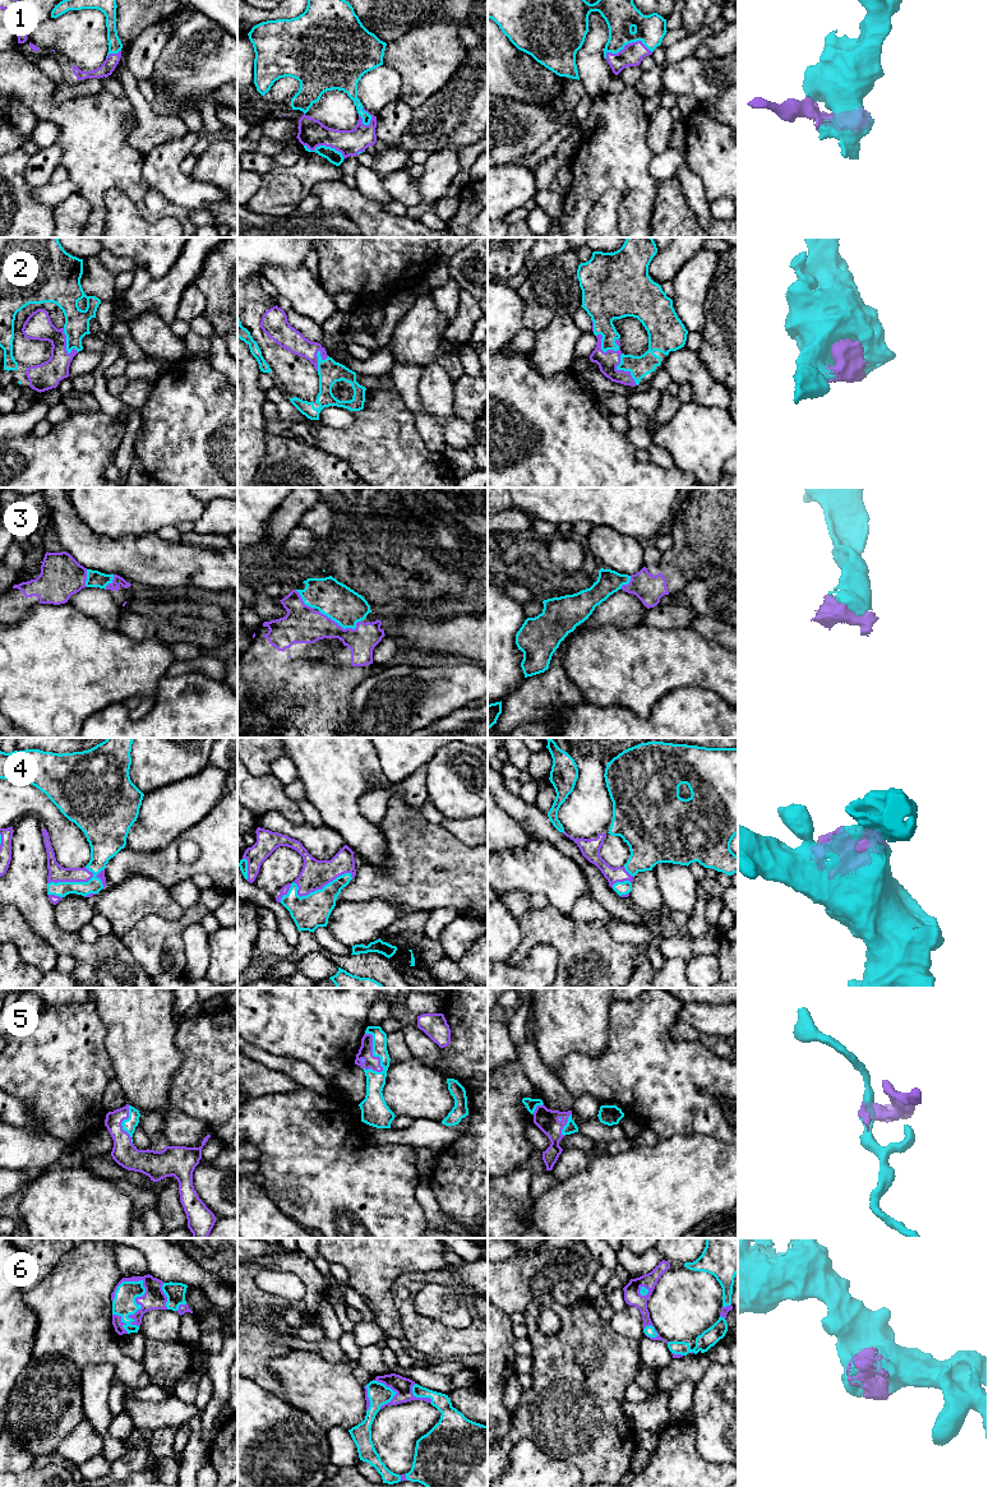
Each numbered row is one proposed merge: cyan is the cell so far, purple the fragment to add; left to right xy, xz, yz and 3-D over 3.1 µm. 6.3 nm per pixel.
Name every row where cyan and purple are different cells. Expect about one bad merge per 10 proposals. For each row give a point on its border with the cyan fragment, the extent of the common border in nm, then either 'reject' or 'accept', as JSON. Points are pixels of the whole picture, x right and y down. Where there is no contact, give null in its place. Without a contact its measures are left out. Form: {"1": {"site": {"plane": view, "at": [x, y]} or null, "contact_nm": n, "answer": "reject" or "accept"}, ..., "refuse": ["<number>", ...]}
{"1": {"site": {"plane": "yz", "at": [627, 44]}, "contact_nm": 300, "answer": "accept"}, "2": {"site": {"plane": "yz", "at": [601, 349]}, "contact_nm": 180, "answer": "accept"}, "3": {"site": {"plane": "xz", "at": [341, 626]}, "contact_nm": 280, "answer": "accept"}, "4": {"site": {"plane": "xz", "at": [310, 892]}, "contact_nm": 500, "answer": "accept"}, "5": {"site": {"plane": "xz", "at": [373, 1052]}, "contact_nm": 280, "answer": "accept"}, "6": {"site": {"plane": "xy", "at": [138, 1296]}, "contact_nm": 320, "answer": "accept"}, "refuse": []}

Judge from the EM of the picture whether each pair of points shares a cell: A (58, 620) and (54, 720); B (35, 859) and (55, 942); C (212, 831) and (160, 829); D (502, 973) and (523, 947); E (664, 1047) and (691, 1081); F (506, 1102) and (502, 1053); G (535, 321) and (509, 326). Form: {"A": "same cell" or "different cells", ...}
{"A": "same cell", "B": "same cell", "C": "different cells", "D": "different cells", "E": "same cell", "F": "different cells", "G": "different cells"}

